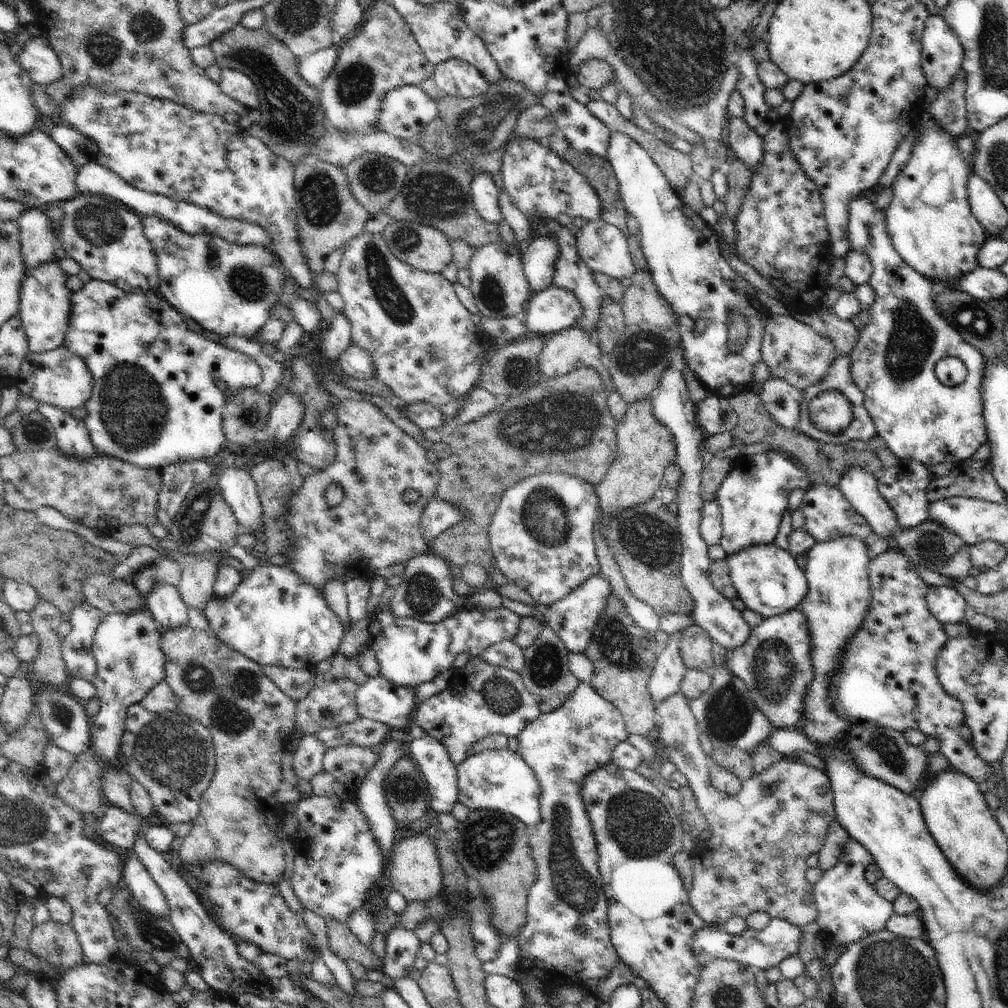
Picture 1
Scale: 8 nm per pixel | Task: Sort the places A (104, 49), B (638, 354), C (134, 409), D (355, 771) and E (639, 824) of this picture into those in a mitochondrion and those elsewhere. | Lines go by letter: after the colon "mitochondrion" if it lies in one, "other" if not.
A: mitochondrion
B: mitochondrion
C: mitochondrion
D: other
E: mitochondrion

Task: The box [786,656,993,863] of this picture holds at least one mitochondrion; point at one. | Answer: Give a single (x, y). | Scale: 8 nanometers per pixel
(886, 749)

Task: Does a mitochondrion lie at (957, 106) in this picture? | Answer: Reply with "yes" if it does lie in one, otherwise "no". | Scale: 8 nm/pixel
no

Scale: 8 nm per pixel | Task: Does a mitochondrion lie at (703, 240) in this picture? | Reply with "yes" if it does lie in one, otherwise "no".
no

